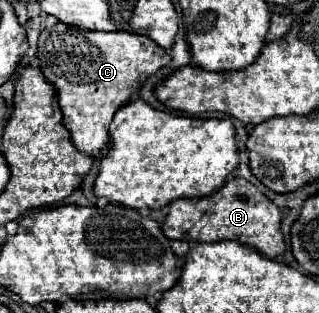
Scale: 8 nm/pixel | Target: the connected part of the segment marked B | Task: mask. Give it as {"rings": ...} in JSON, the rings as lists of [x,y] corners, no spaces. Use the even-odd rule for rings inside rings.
{"rings":[[[232,177],[226,181],[226,185],[222,185],[216,193],[208,197],[172,201],[162,231],[168,239],[178,239],[186,243],[214,243],[234,239],[238,243],[254,247],[268,259],[276,259],[286,249],[280,223],[280,209],[262,191],[258,191],[258,187],[242,177]]]}

